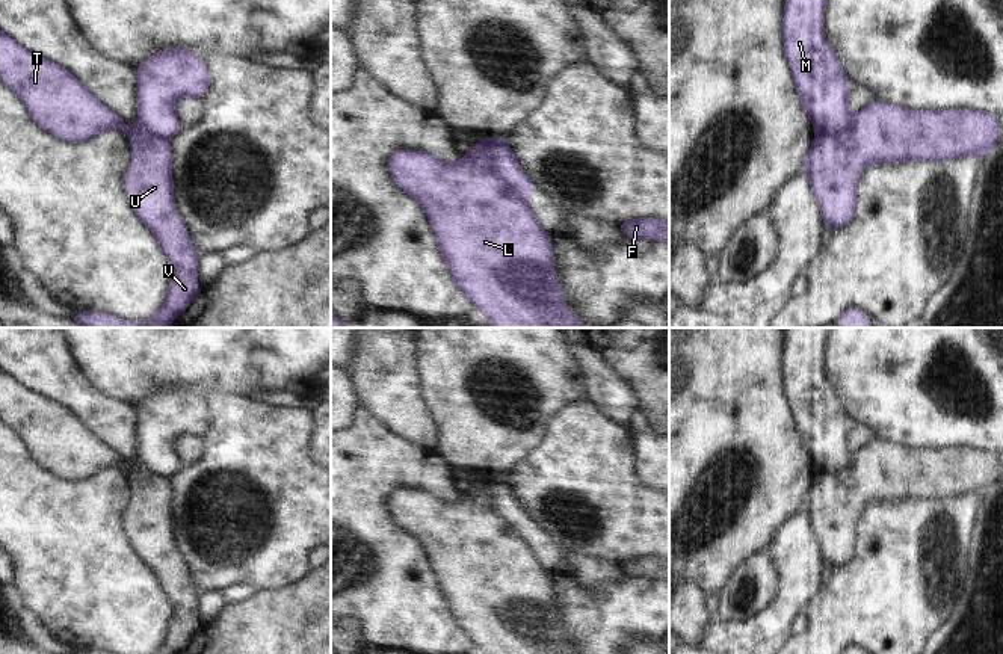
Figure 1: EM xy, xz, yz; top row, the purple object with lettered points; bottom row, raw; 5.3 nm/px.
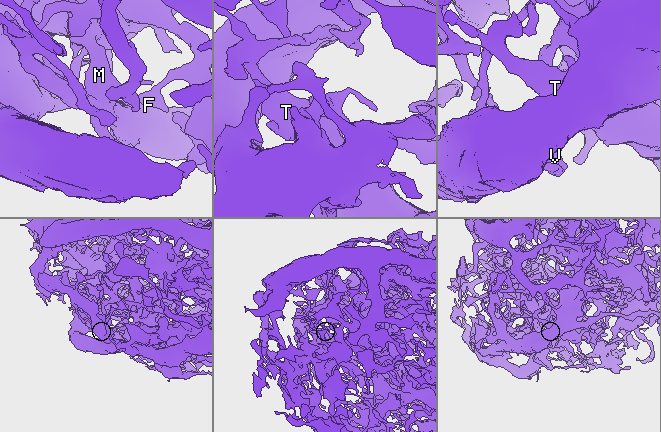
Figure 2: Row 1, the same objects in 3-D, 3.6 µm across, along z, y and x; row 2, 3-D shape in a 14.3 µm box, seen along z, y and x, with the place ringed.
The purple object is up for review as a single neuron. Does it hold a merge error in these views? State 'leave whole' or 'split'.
split

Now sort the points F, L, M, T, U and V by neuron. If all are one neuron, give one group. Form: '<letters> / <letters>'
F L T U V / M

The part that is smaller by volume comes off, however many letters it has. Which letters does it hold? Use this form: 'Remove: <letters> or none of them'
Remove: M

